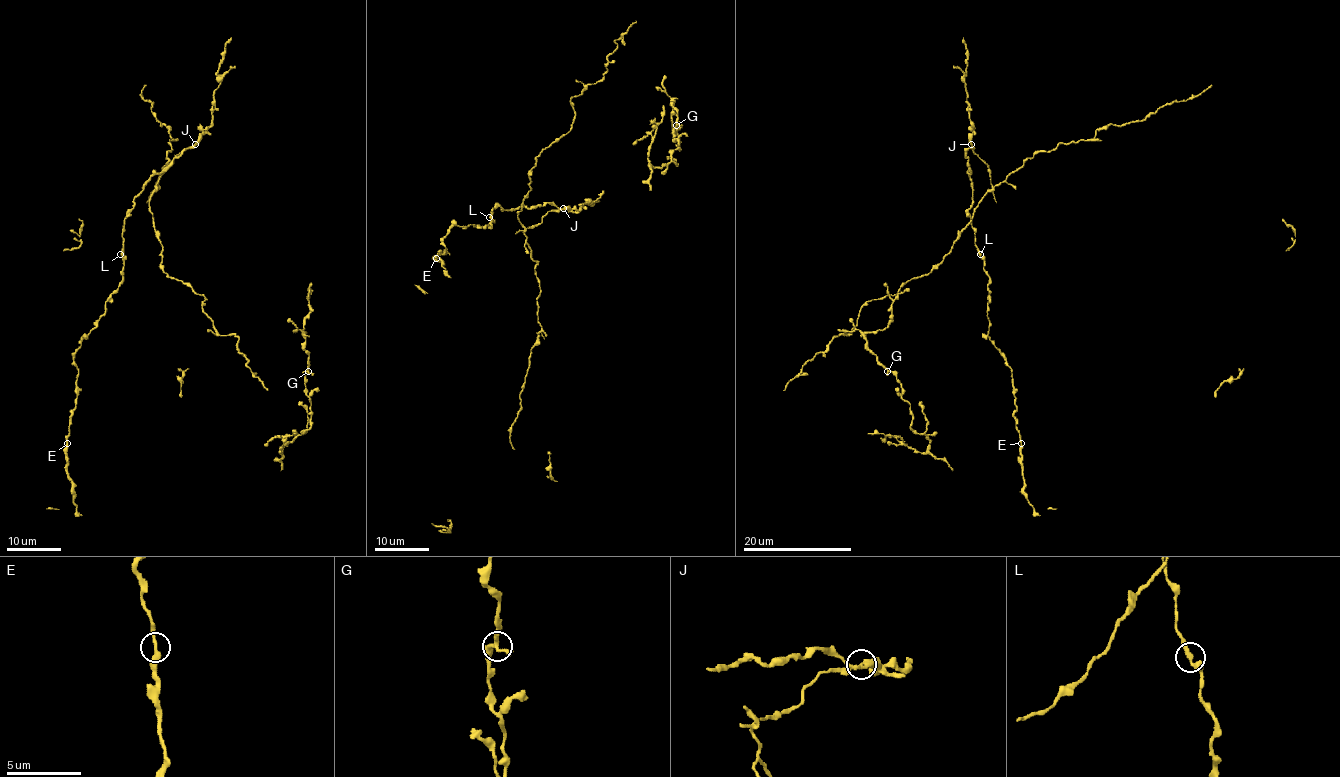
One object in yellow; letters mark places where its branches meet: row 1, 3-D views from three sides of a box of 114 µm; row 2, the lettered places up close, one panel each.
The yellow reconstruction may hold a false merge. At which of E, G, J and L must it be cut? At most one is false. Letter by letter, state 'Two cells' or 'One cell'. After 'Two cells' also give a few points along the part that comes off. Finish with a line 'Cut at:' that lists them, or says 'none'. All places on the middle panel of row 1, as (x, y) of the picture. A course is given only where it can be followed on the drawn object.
E: One cell
G: One cell
J: Two cells. Course of the part to remove: (564, 208), (526, 230), (519, 221), (536, 156), (570, 129), (570, 99), (599, 81), (615, 41), (636, 20)
L: One cell
Cut at: J

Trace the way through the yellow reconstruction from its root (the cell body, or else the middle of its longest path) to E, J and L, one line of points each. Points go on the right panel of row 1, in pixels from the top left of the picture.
E: (988, 170), (969, 148), (968, 214), (989, 279), (988, 336), (1011, 370), (1021, 443)
J: (988, 170), (970, 144)
L: (988, 170), (988, 166), (969, 148), (965, 154), (972, 182), (972, 207), (968, 214), (980, 254)

